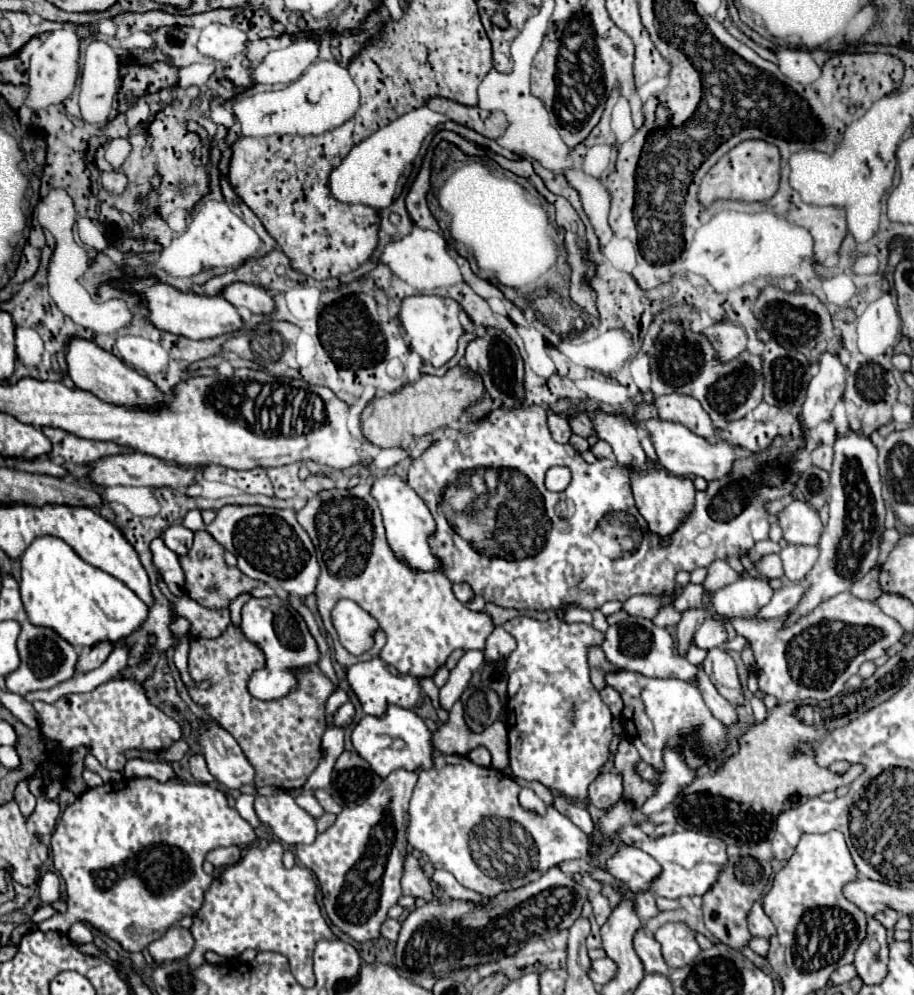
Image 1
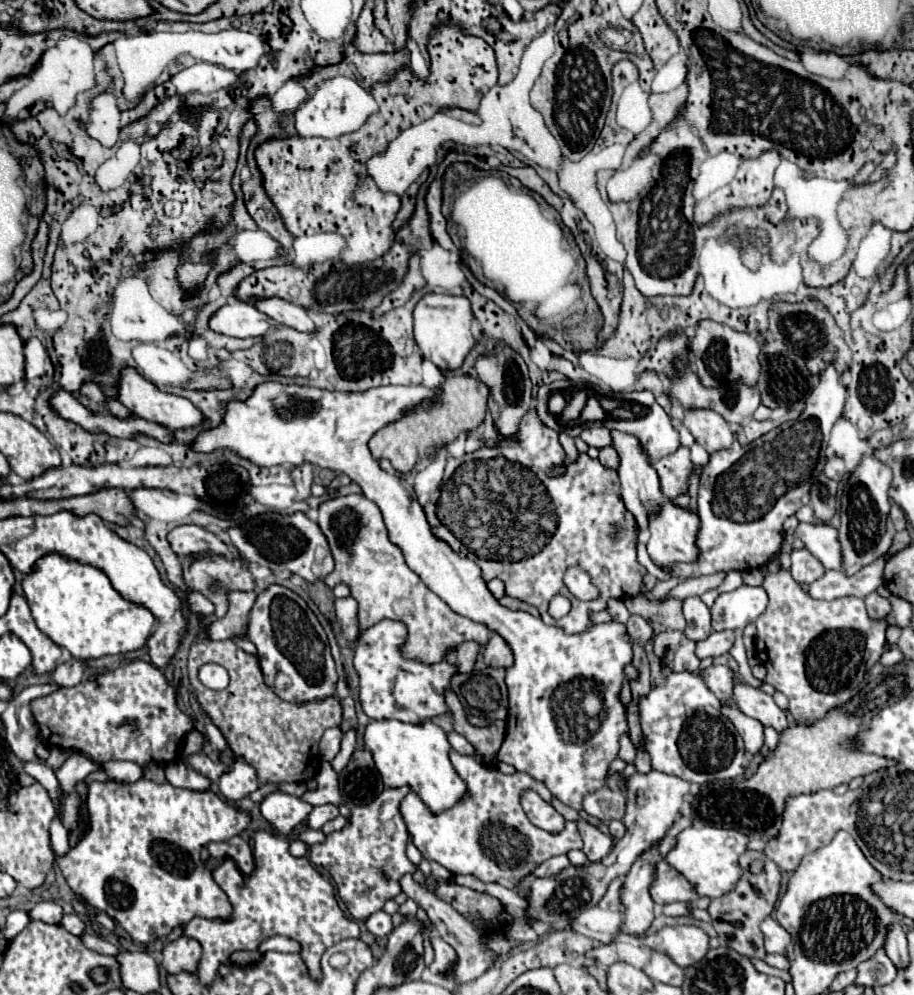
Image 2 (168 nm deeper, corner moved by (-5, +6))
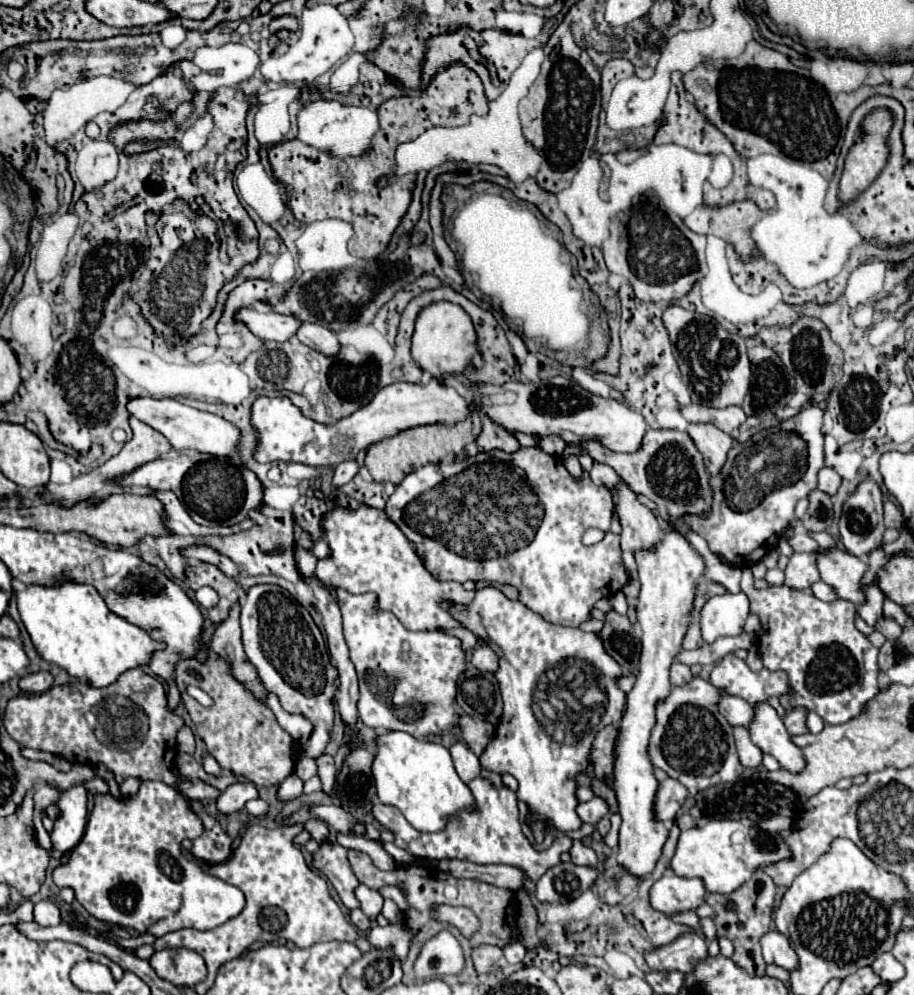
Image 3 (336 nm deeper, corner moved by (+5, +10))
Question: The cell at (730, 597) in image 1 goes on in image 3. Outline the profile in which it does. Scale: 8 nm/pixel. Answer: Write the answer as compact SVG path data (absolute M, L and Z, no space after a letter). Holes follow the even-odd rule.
M744 592L712 596L702 608L702 636L706 644L712 644L720 636L742 634L750 602Z

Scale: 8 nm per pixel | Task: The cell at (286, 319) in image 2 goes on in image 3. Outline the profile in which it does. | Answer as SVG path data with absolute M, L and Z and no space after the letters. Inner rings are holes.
M304 322L300 326L296 338L302 344L306 344L308 348L312 348L320 354L326 354L326 356L336 356L340 352L340 342L338 342L336 334L318 324L312 324L312 322Z

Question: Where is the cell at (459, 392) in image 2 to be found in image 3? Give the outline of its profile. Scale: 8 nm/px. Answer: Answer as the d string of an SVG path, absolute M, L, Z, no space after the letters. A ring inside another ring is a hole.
M470 414L470 418L466 418L466 422L458 422L458 426L420 426L414 430L404 430L402 434L396 434L386 442L370 446L364 464L370 470L374 482L400 484L410 472L426 464L440 464L444 456L462 452L470 440L478 438L480 430L480 414Z

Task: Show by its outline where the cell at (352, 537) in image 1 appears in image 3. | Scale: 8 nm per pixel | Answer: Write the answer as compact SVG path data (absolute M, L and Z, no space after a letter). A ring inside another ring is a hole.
M360 506L354 512L334 508L324 516L324 530L332 556L328 560L318 560L316 576L326 586L344 588L350 594L378 594L380 608L396 614L408 630L450 630L460 626L460 622L442 608L442 602L466 606L474 600L474 592L466 592L458 582L434 580L422 566L408 538L386 518L384 510L368 506Z

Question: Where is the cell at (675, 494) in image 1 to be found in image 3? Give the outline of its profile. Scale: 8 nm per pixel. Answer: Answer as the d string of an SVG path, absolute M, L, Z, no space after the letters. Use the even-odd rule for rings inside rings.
M670 530L662 536L662 542L654 550L640 550L636 554L638 578L642 590L636 604L636 620L642 628L642 654L640 668L632 690L626 694L626 712L620 720L620 730L614 744L614 792L620 806L620 846L618 864L626 866L638 878L654 870L660 858L662 846L668 838L668 828L654 814L654 802L658 792L658 780L654 776L654 764L648 756L650 732L656 724L656 706L670 694L670 666L682 650L682 640L692 622L692 608L696 596L696 584L704 574L704 560L692 550L688 540Z

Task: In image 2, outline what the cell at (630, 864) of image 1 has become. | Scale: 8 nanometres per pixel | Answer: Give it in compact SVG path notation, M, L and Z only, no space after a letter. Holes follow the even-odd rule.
M664 858L656 864L654 880L650 886L650 896L656 904L694 902L698 898L698 894L692 890L692 884L686 882L686 878L678 870L668 866Z

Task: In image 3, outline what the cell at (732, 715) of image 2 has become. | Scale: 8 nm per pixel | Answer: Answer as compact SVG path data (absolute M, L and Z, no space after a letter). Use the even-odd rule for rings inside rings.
M734 728L734 738L736 738L736 750L740 756L740 764L744 768L758 768L762 764L762 752L758 750L758 746L750 742L748 730Z

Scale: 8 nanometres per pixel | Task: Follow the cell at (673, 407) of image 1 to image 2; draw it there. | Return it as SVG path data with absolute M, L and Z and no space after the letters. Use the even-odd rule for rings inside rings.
M684 408L682 424L692 432L696 442L710 454L724 450L734 442L734 432L720 414L704 408Z

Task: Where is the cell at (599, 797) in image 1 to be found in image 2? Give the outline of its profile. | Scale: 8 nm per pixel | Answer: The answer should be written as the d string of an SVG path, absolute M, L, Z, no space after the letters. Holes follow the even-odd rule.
M602 786L600 790L584 798L584 810L600 820L622 820L624 806L626 806L624 792L610 790L608 786Z

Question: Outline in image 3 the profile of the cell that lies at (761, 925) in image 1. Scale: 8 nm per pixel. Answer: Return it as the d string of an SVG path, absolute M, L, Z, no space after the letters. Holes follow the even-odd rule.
M770 930L766 936L762 936L762 952L766 964L776 964L788 972L798 968L798 956L792 950L788 938L776 930Z

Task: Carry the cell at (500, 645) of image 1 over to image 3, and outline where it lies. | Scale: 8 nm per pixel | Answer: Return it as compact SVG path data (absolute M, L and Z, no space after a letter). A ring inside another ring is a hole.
M478 646L472 656L472 666L482 672L496 672L498 670L498 656L488 646Z

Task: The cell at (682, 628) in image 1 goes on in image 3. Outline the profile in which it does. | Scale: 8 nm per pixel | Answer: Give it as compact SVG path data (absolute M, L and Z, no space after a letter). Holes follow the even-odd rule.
M674 662L672 670L670 670L670 680L672 680L672 686L684 686L692 680L692 672L688 666L682 666L680 662Z

